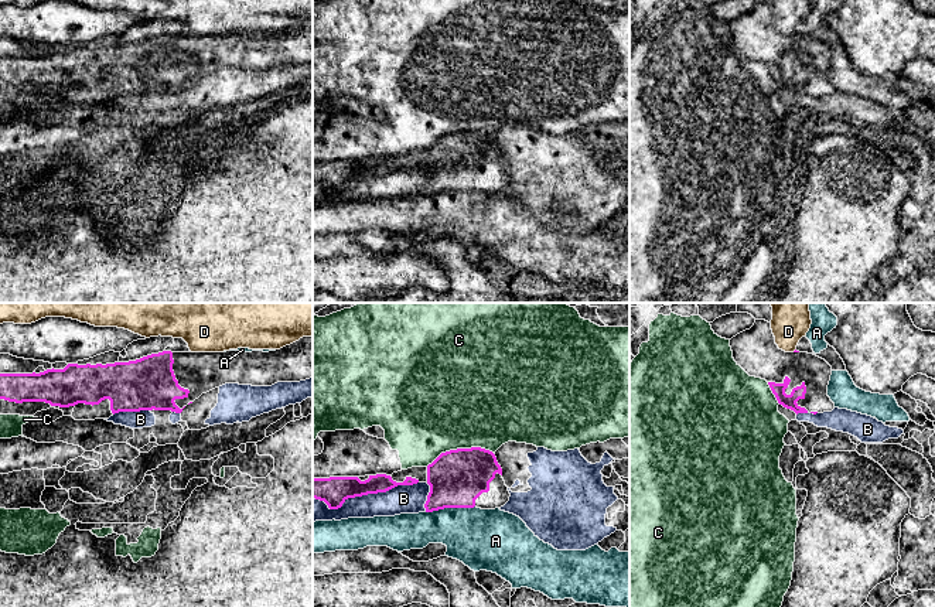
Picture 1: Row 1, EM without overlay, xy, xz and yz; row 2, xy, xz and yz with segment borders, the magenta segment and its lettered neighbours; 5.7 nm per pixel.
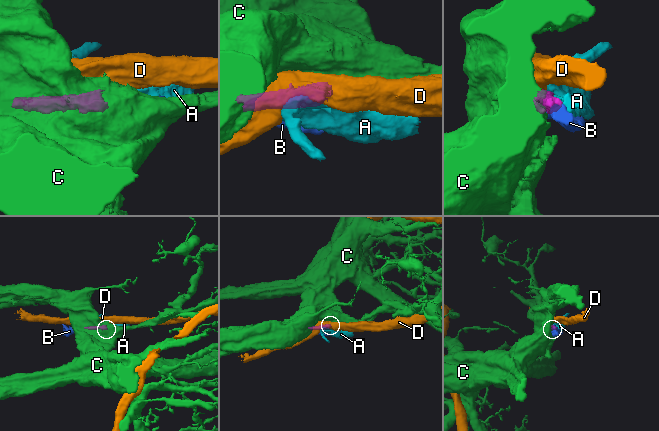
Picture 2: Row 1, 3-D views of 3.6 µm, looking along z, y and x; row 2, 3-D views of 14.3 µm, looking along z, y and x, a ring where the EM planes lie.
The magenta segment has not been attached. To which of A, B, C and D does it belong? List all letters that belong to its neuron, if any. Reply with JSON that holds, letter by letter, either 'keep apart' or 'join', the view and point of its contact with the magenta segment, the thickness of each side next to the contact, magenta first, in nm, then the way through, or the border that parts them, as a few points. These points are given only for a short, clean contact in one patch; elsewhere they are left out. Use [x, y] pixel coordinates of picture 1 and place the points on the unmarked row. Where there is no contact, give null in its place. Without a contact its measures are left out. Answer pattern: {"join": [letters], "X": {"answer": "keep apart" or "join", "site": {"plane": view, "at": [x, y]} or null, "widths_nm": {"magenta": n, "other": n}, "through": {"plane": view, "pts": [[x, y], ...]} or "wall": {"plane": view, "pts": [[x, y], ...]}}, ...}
{"join": [], "A": {"answer": "keep apart", "site": {"plane": "xz", "at": [450, 190]}, "widths_nm": {"magenta": 320, "other": 340}}, "B": {"answer": "keep apart", "site": {"plane": "xz", "at": [365, 177]}, "widths_nm": {"magenta": 160, "other": 160}}, "C": {"answer": "keep apart", "site": {"plane": "xz", "at": [459, 132]}, "widths_nm": {"magenta": 320, "other": 500}}, "D": {"answer": "keep apart", "site": null}}

